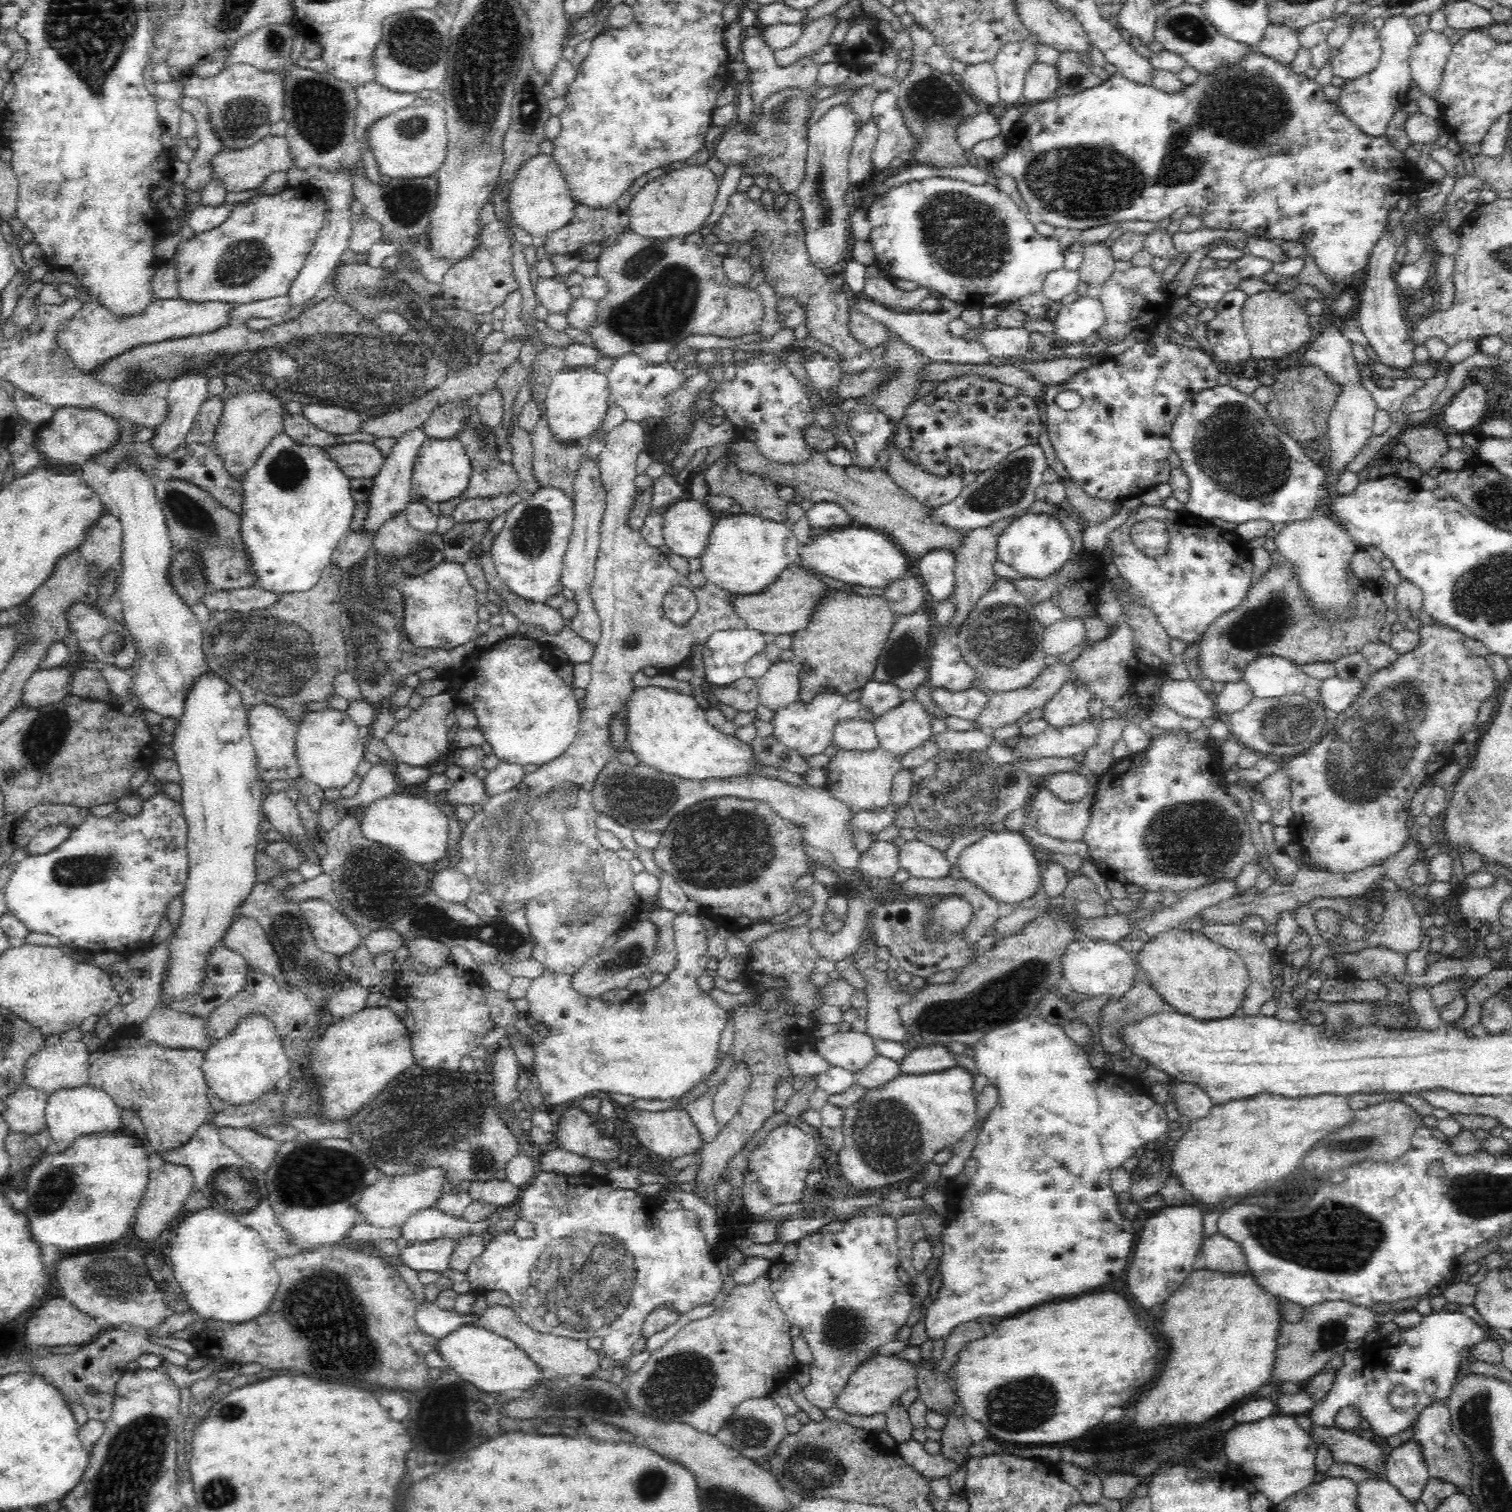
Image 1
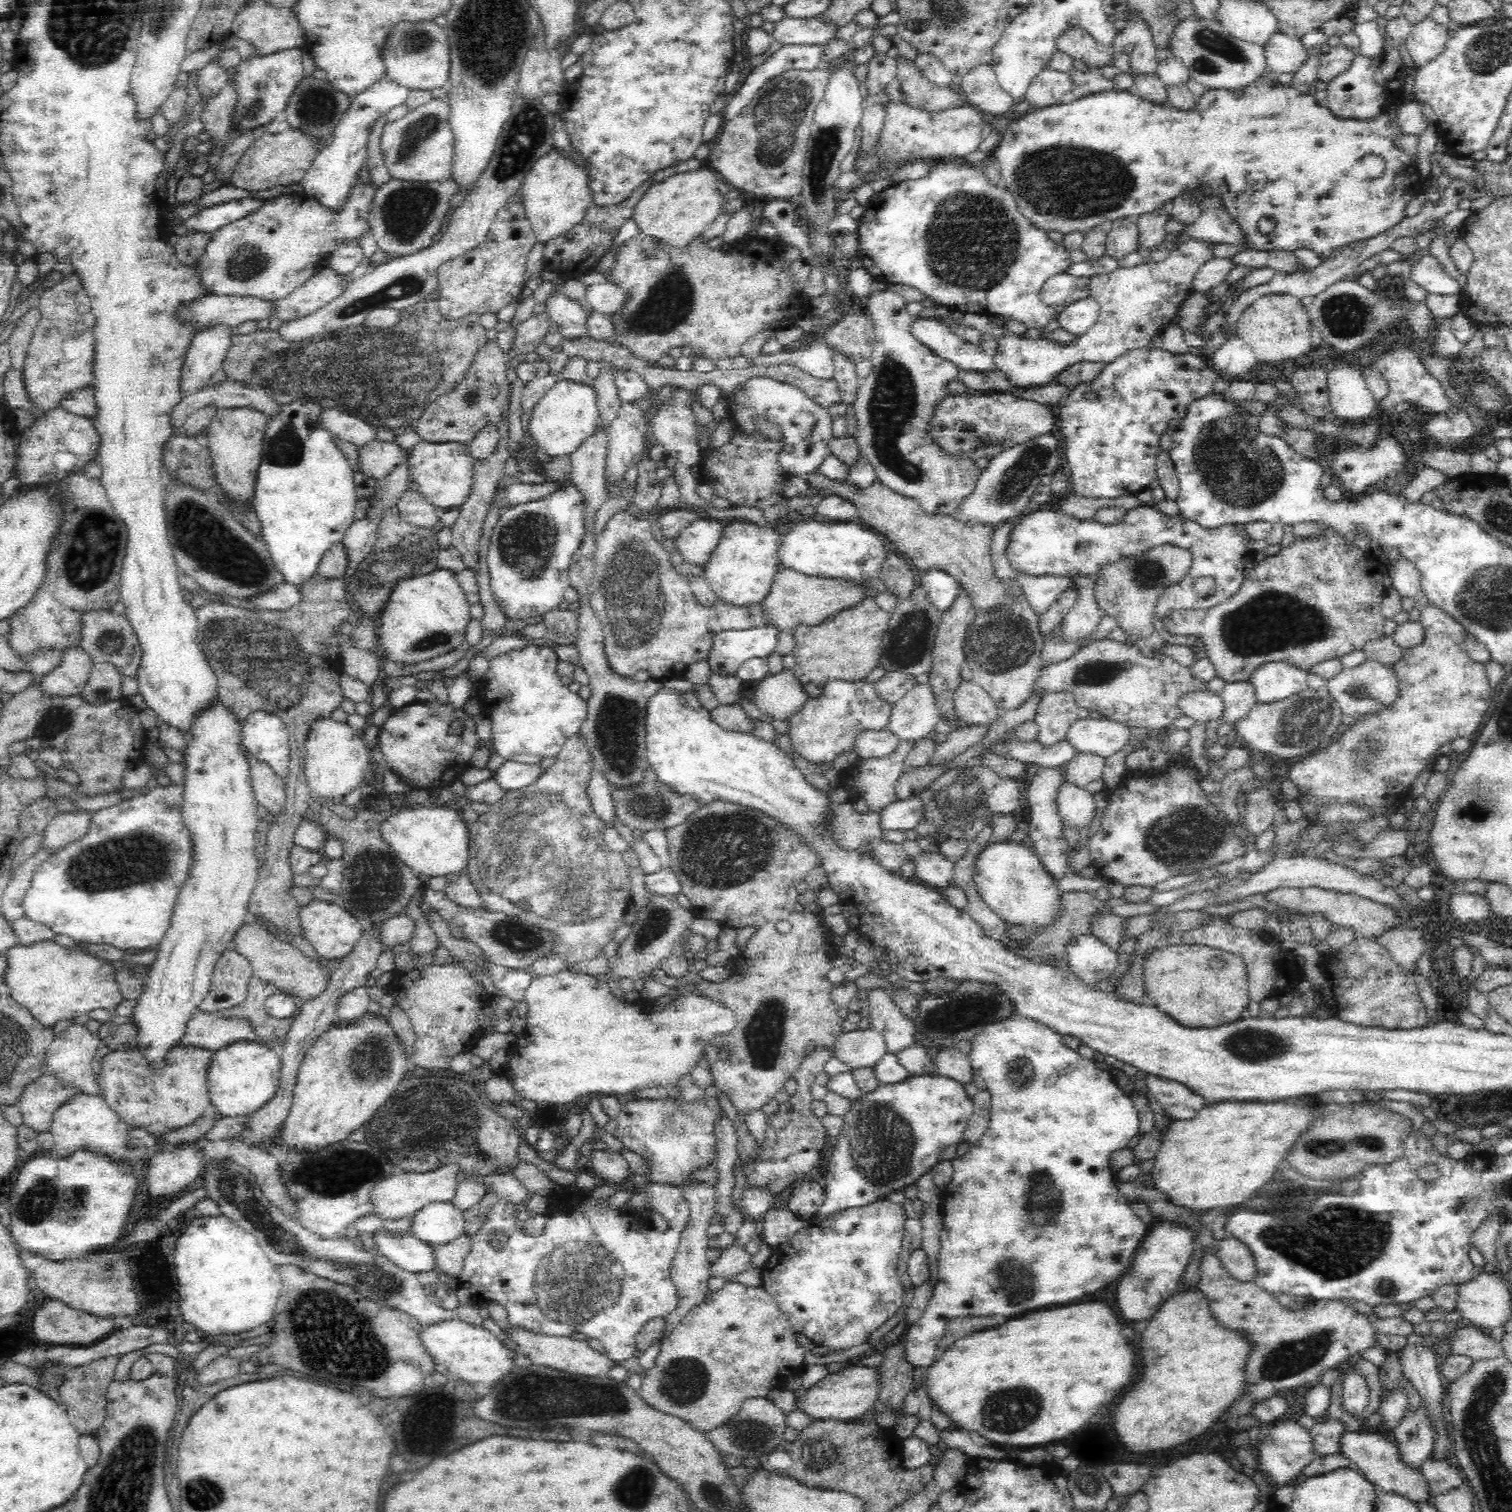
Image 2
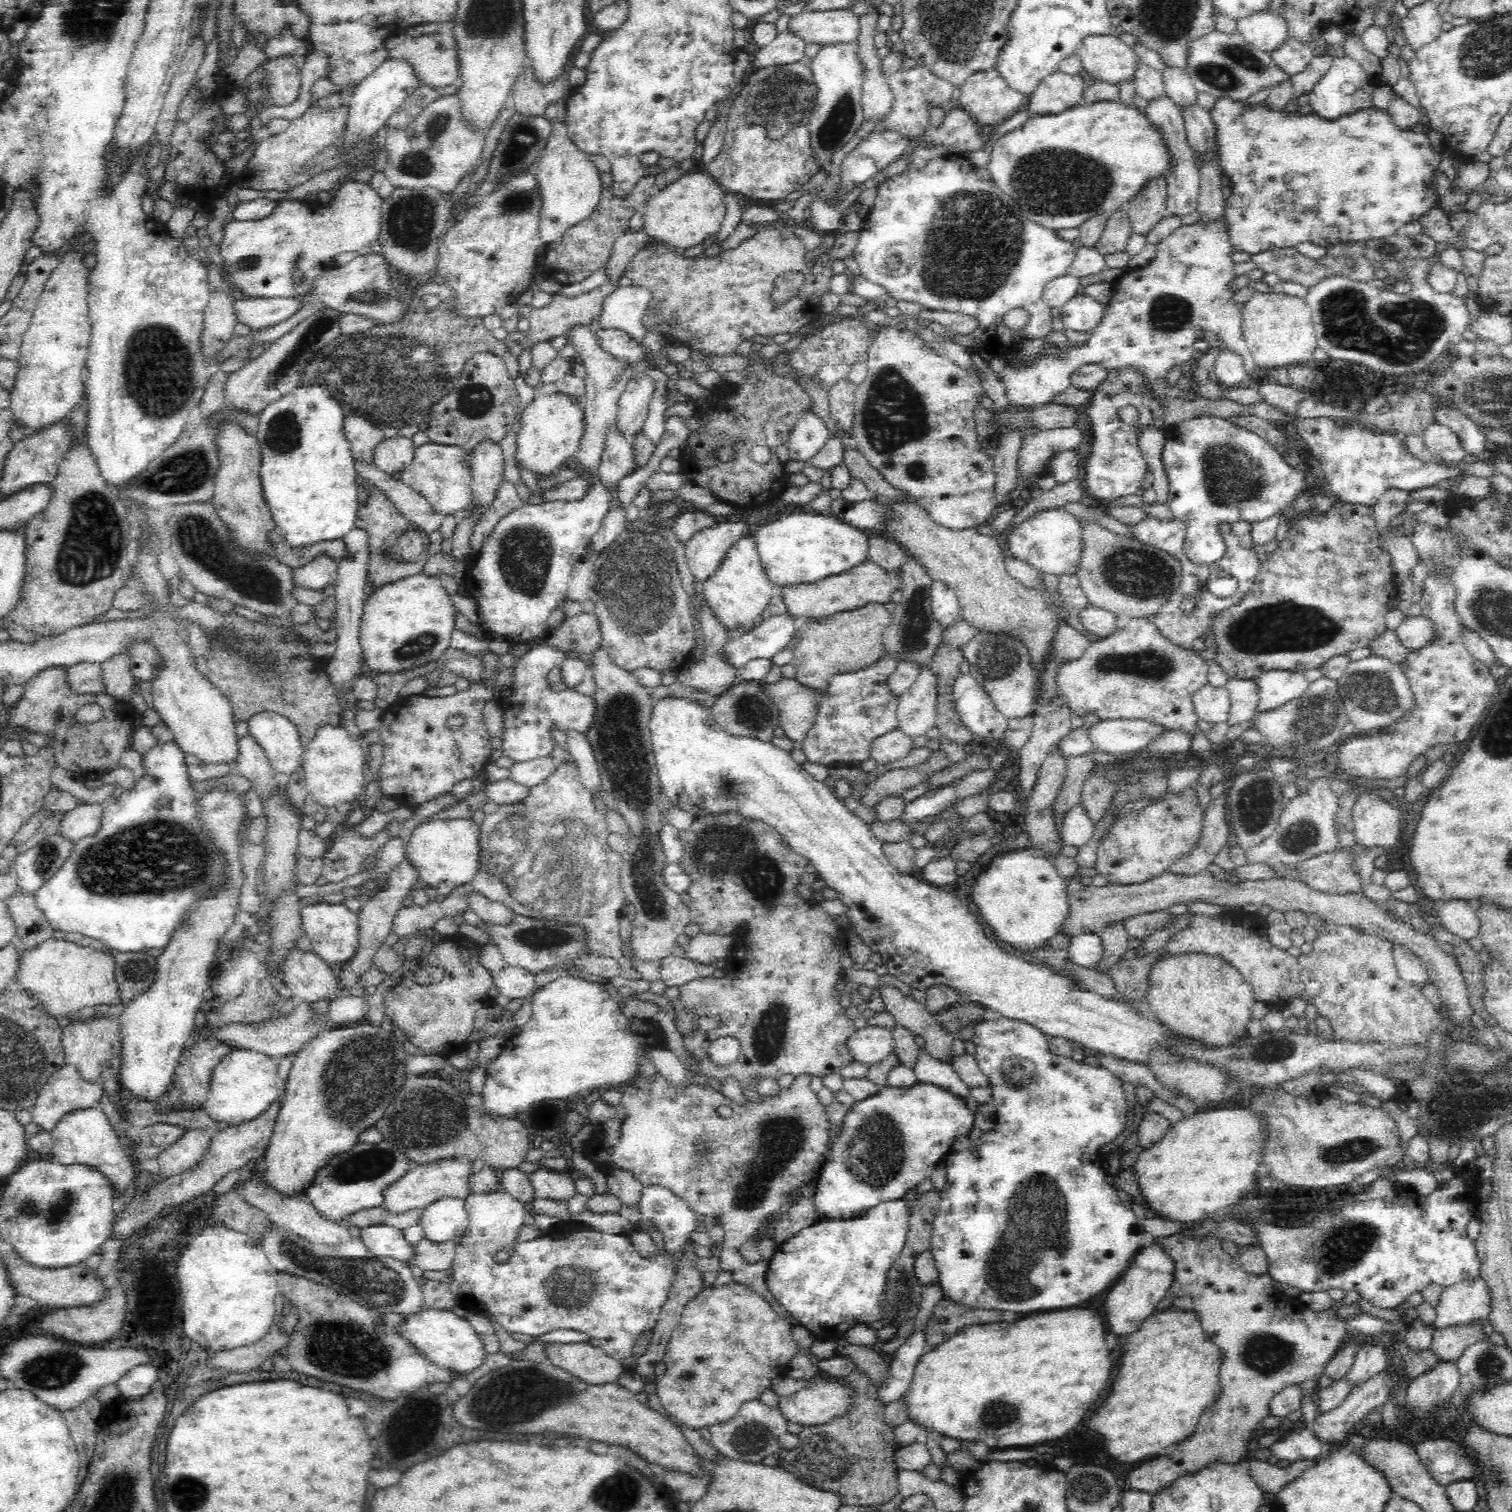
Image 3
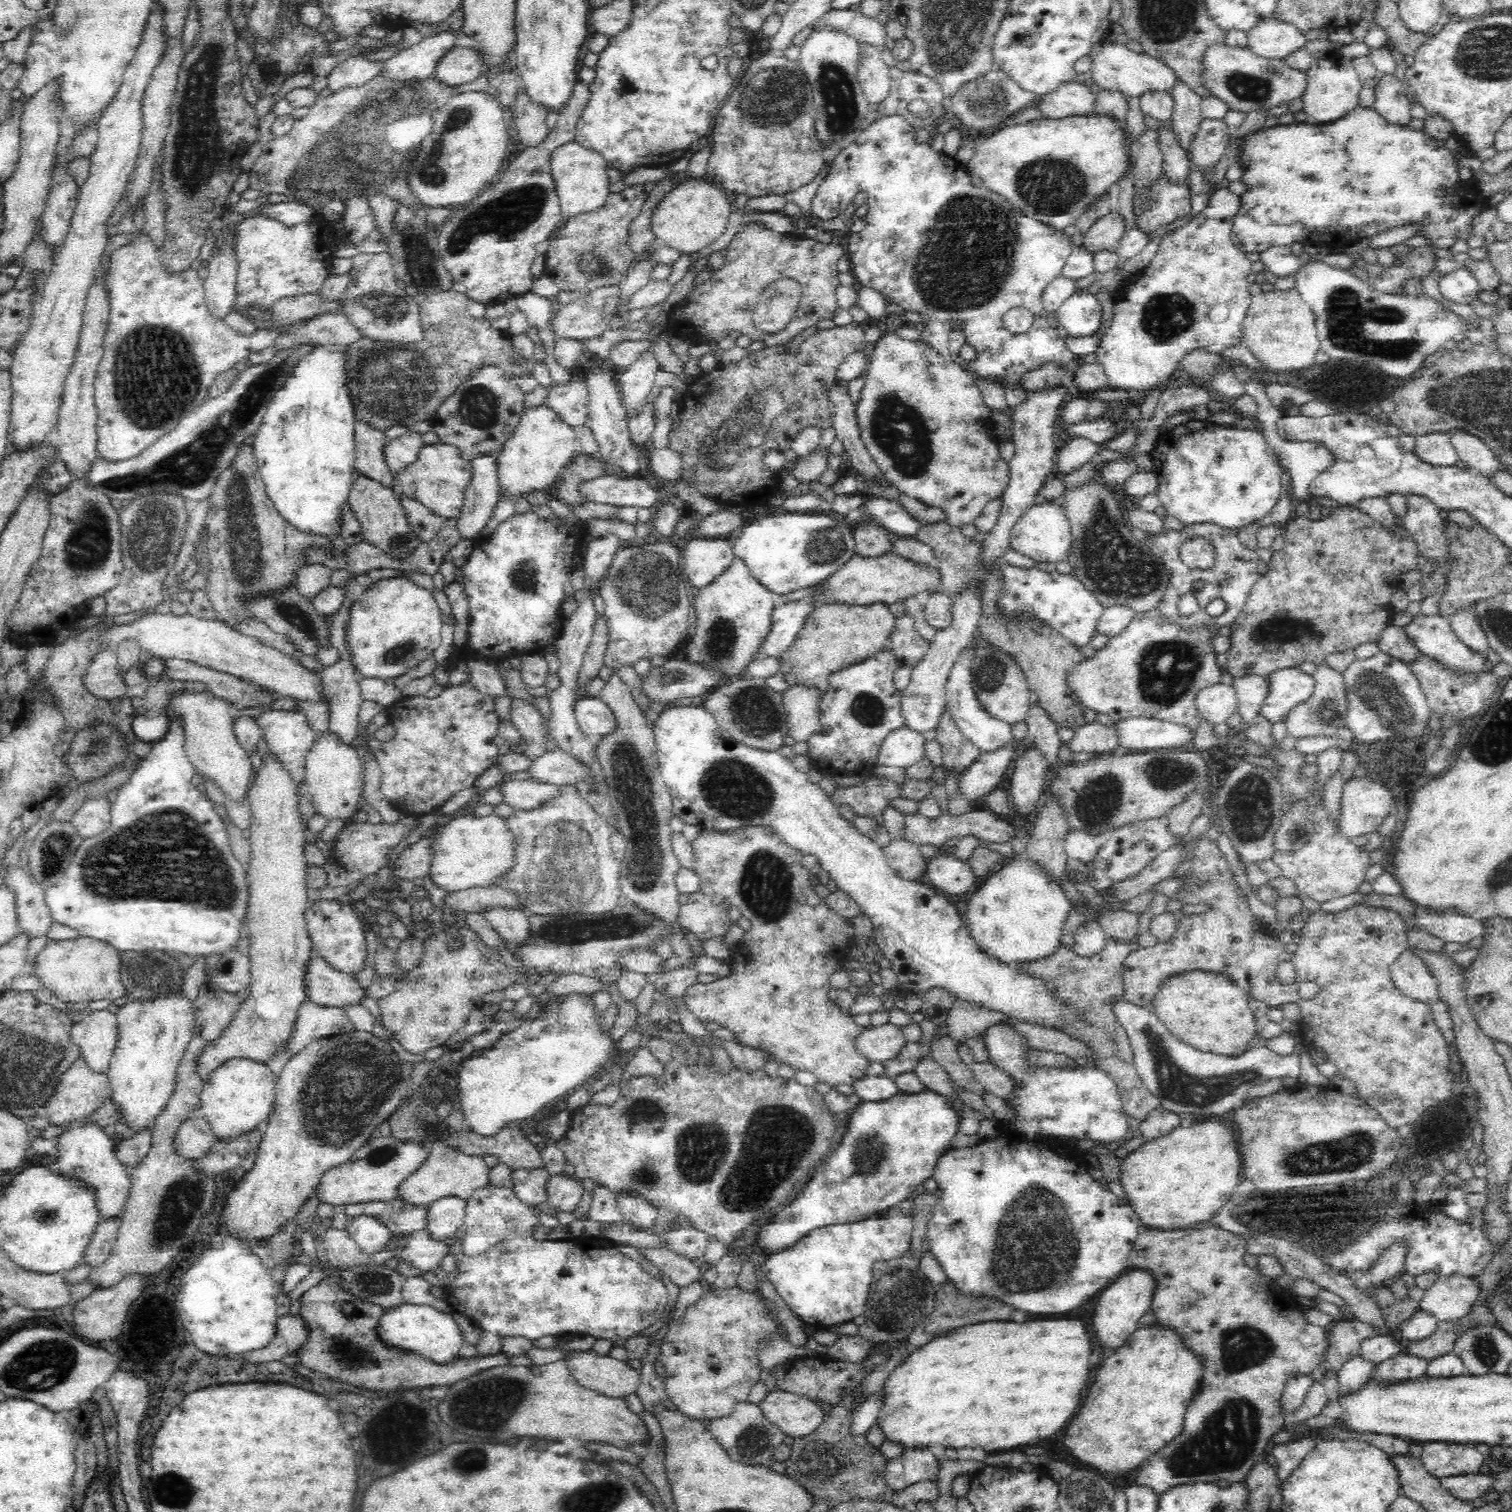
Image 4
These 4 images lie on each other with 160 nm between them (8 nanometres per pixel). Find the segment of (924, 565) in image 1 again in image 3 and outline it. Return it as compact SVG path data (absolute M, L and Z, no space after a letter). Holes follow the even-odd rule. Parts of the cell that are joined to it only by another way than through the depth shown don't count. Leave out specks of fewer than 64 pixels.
M934 580L930 588L930 610L936 622L947 626L960 618L959 602L950 587Z

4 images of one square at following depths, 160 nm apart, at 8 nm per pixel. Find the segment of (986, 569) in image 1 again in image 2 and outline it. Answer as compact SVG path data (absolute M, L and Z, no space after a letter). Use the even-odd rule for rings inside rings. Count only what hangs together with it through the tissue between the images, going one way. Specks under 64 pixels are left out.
M965 592L958 594L958 598L954 600L952 606L947 611L942 613L942 622L938 625L938 632L932 649L932 669L929 671L930 682L929 685L935 694L937 703L937 710L942 721L952 724L955 727L965 727L966 725L958 719L956 710L954 709L955 691L961 684L961 666L967 662L964 652L964 642L970 624L974 622L977 614L975 608L971 606L971 602L967 600Z

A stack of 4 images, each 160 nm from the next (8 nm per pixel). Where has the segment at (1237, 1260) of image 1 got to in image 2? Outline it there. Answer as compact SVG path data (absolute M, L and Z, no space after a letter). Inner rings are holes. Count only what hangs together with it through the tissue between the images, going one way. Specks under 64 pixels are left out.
M1234 1236L1218 1242L1215 1252L1232 1277L1240 1281L1252 1281L1256 1276L1256 1259L1250 1247Z

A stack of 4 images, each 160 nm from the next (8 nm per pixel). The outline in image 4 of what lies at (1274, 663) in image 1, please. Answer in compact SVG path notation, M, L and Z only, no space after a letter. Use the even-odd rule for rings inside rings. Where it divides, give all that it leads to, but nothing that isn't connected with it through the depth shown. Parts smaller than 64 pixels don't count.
M1300 669L1278 670L1272 675L1269 675L1268 678L1270 682L1270 691L1262 706L1260 714L1274 724L1278 724L1278 722L1284 723L1290 713L1312 697L1312 693L1314 693L1315 690L1313 675L1305 674Z

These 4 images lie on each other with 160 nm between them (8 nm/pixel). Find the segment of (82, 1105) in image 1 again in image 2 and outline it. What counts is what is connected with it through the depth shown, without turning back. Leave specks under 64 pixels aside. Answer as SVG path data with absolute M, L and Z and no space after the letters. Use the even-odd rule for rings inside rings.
M84 1093L70 1098L54 1112L50 1133L54 1139L53 1148L60 1159L66 1159L78 1151L106 1156L112 1163L122 1163L128 1158L126 1136L129 1126L119 1120L118 1115L106 1104L102 1096L88 1096Z

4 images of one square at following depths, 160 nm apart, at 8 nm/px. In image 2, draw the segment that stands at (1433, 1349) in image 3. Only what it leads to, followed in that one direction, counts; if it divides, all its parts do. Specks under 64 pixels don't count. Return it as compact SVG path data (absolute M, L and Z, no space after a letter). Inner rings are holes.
M1474 1325L1460 1327L1451 1336L1452 1354L1466 1355L1473 1361L1505 1356L1500 1342Z

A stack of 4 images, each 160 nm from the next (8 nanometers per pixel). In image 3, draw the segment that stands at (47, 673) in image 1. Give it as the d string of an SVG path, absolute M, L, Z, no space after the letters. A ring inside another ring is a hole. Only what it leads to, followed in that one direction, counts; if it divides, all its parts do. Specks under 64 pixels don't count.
M80 662L69 667L69 684L74 692L104 694L106 691L102 664Z

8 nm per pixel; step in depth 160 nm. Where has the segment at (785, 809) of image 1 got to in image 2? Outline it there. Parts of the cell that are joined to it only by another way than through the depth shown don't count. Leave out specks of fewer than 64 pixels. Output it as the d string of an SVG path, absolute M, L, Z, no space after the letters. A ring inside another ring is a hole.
M645 779L638 788L630 788L630 790L614 788L612 795L614 795L615 817L620 820L622 825L634 830L640 829L644 832L656 829L666 830L679 826L700 808L699 804L689 794L679 796L679 794L671 792L659 780L650 781ZM851 800L833 806L834 837L846 849L853 849L868 840L881 839L884 834L880 813L858 814L851 806Z

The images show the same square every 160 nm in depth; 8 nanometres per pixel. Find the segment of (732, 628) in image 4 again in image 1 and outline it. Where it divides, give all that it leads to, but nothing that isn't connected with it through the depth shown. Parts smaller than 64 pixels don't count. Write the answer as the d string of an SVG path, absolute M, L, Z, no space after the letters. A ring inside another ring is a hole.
M749 514L728 515L718 519L710 532L708 546L699 558L701 571L708 583L715 584L722 590L727 590L731 595L758 594L762 590L766 590L787 566L797 563L799 558L798 545L797 536L790 529L789 524L776 523Z

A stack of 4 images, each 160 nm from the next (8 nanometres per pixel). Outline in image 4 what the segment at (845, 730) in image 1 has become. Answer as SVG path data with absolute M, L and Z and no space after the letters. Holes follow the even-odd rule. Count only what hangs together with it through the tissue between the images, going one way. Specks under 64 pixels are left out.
M905 725L891 733L882 744L877 765L886 768L908 768L925 760L926 740L922 733L915 732Z

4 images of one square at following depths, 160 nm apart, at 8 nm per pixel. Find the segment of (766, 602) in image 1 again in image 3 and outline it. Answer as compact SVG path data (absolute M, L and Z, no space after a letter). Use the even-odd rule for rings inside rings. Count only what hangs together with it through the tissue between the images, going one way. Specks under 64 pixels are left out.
M869 558L864 559L850 570L837 575L832 575L812 584L796 584L784 586L782 597L786 601L787 612L802 621L806 618L817 619L824 615L836 614L840 611L854 610L866 606L872 602L885 604L896 590L902 589L902 573L900 570L890 573L872 562Z

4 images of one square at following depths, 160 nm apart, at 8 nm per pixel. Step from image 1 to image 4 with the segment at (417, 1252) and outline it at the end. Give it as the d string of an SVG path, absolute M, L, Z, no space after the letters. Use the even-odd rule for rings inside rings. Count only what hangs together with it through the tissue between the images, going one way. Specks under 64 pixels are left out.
M360 1214L348 1219L342 1232L347 1233L363 1253L374 1254L383 1251L392 1237L390 1230L372 1216Z

